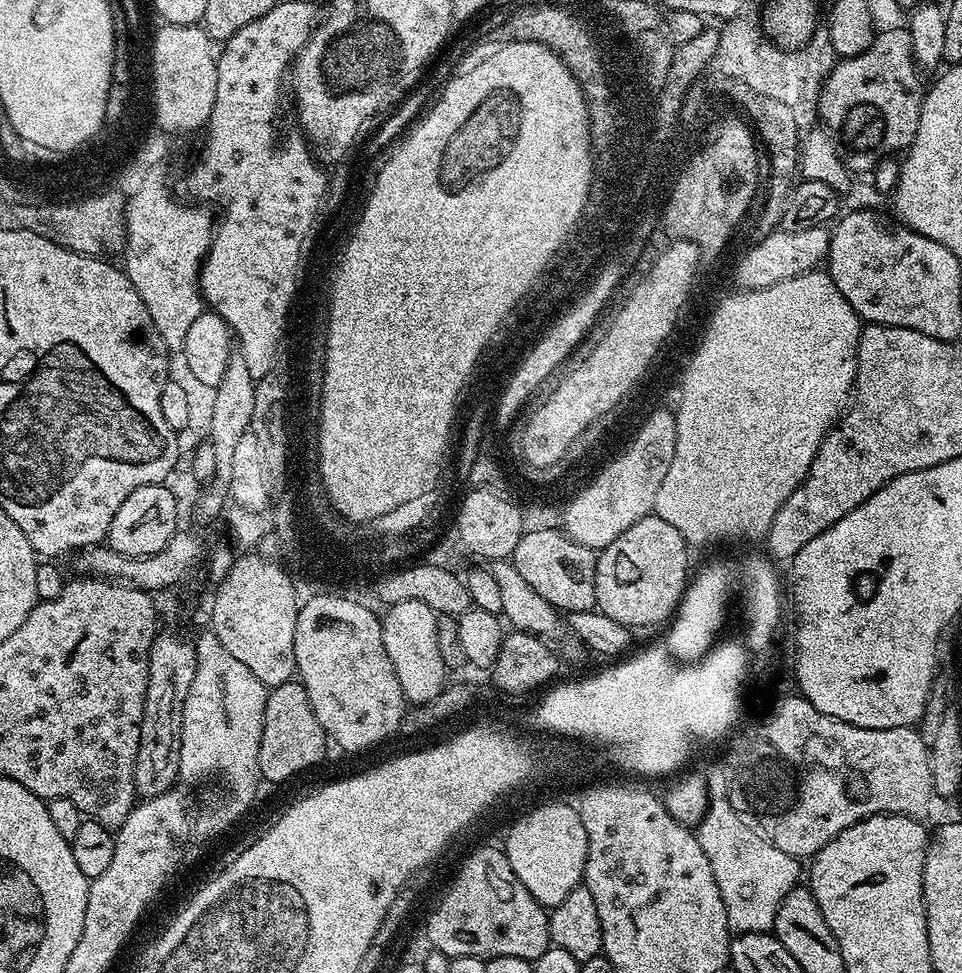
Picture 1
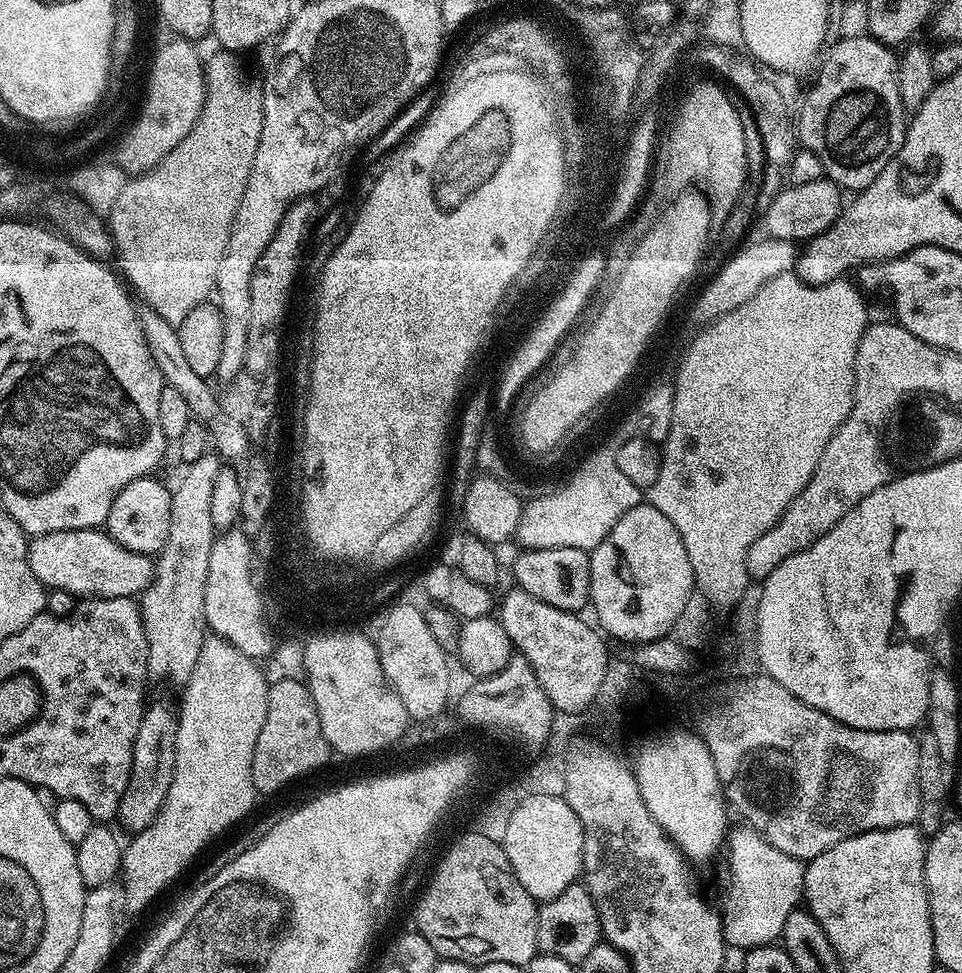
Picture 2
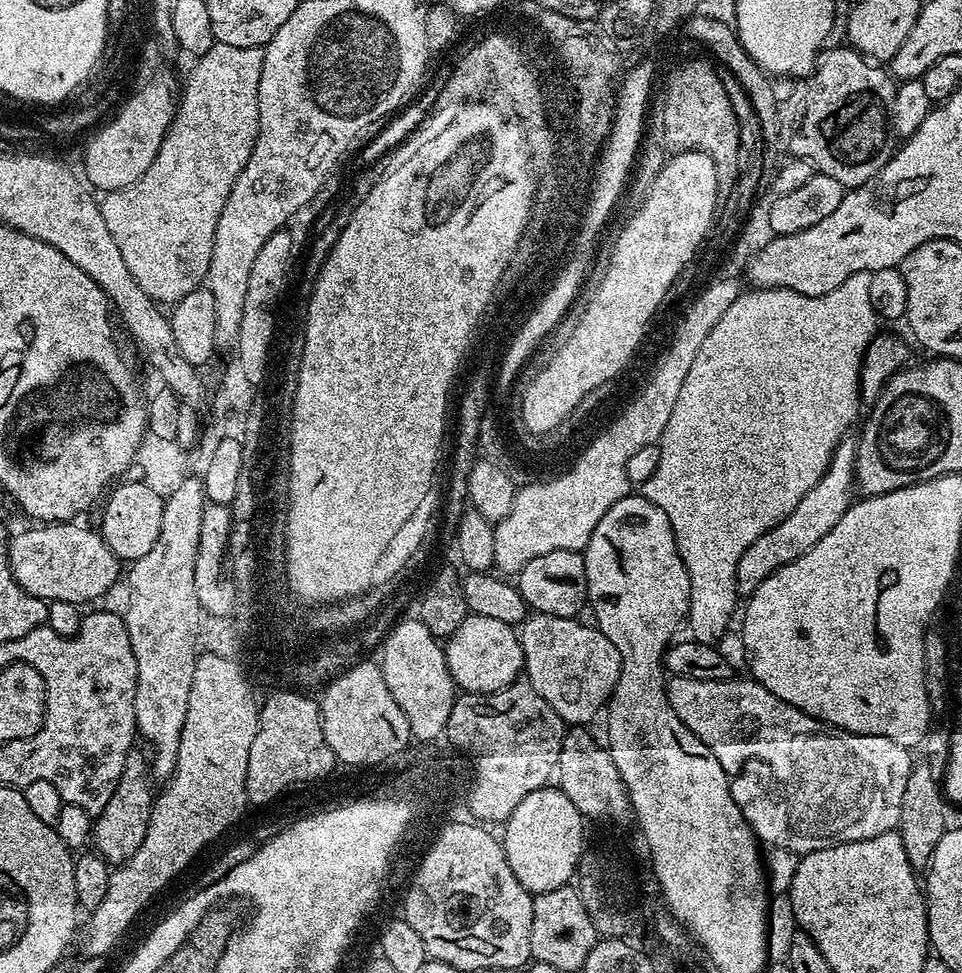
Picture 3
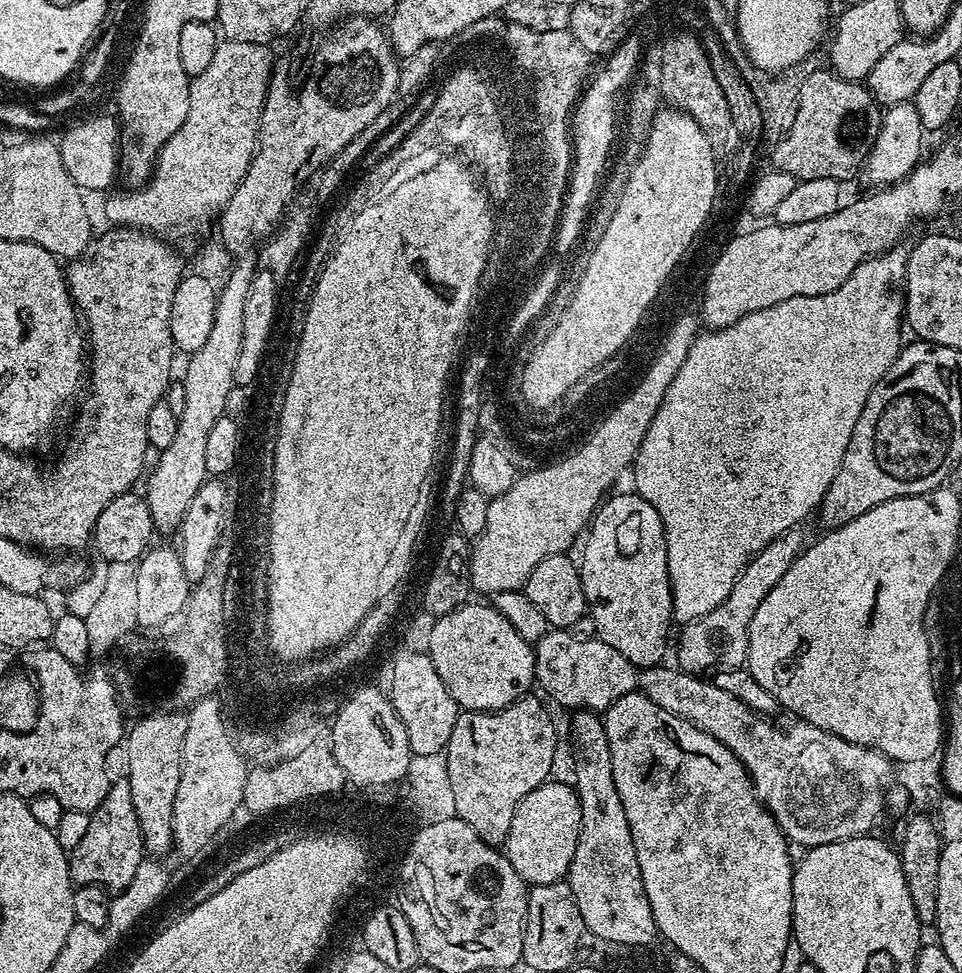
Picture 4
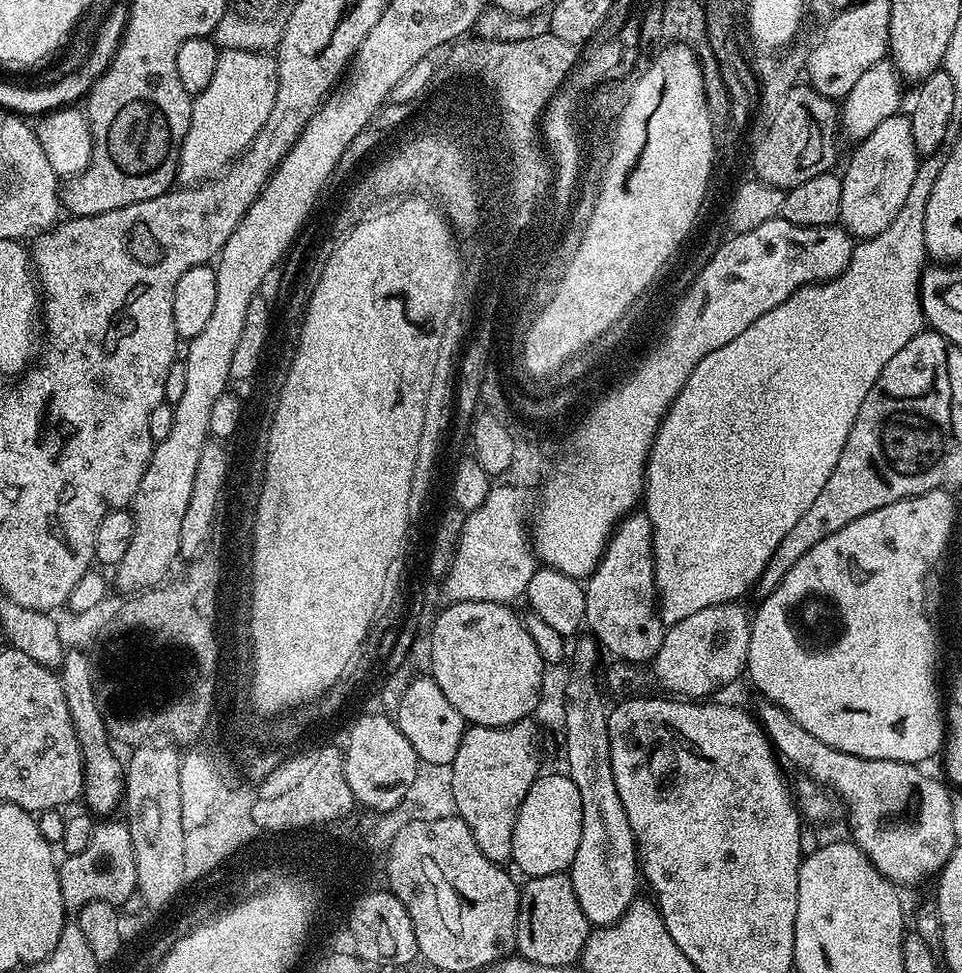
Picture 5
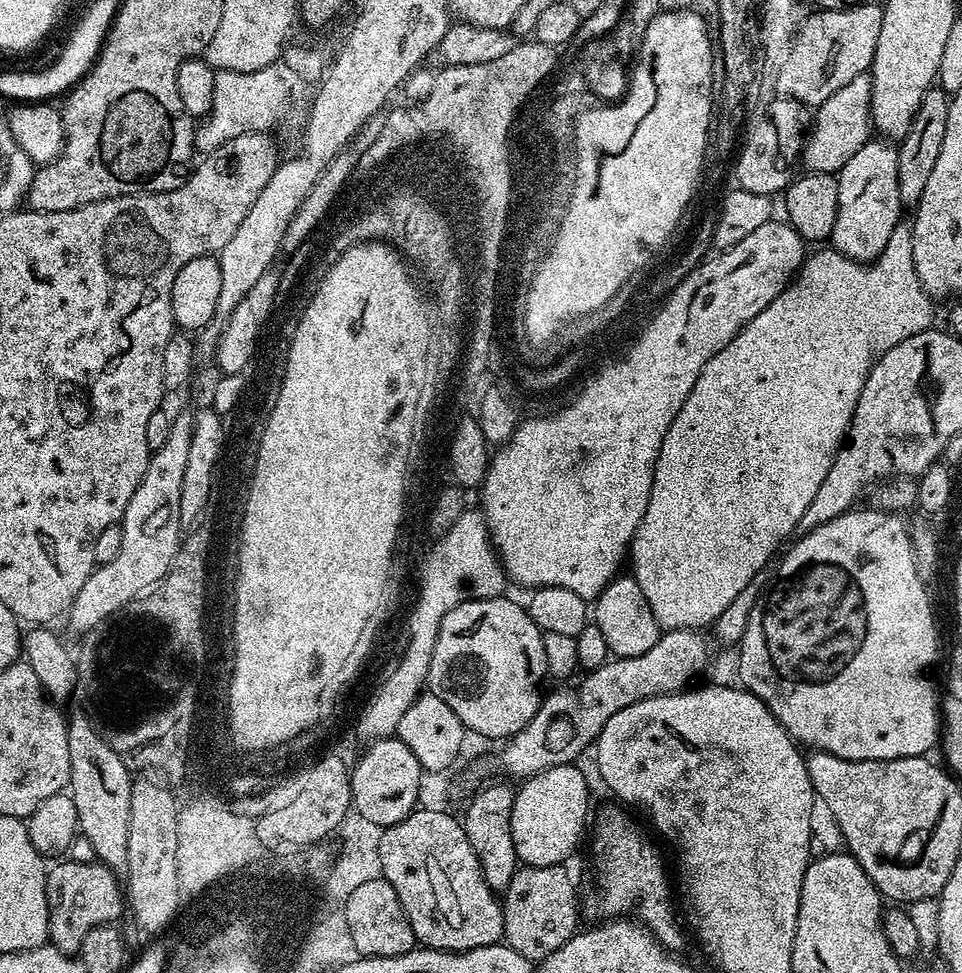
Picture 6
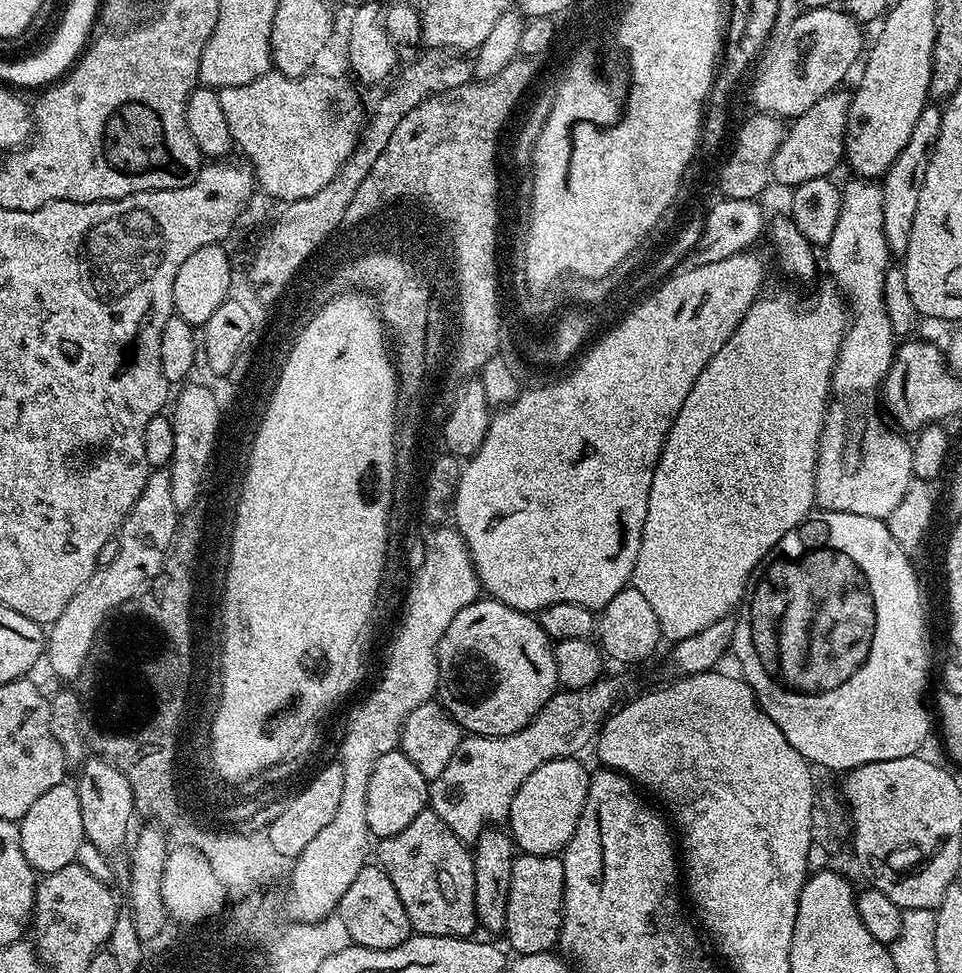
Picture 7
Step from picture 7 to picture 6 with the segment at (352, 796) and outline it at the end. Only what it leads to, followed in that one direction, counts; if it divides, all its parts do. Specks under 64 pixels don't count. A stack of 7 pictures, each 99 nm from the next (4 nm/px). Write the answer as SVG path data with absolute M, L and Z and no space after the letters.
M466 510L462 513L458 522L454 522L454 526L450 526L450 530L446 530L446 534L439 537L431 547L433 554L424 572L424 592L412 619L412 648L405 656L404 663L397 664L396 675L392 676L376 700L369 705L363 724L360 725L363 733L373 736L375 740L395 737L398 722L402 722L402 714L406 714L406 710L410 710L410 706L425 691L430 674L430 658L434 658L432 637L438 638L440 618L446 617L450 610L454 610L454 606L462 602L499 596L505 591L504 565L500 563L488 539L488 525L479 511Z

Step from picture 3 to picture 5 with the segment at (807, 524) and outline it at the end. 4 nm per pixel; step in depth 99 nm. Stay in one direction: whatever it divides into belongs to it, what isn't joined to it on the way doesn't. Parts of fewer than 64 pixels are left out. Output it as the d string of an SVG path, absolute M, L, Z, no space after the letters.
M743 603L706 606L690 618L671 625L664 633L664 641L658 654L650 661L656 680L665 693L680 698L708 698L711 692L727 686L731 680L745 675L750 650L752 621Z

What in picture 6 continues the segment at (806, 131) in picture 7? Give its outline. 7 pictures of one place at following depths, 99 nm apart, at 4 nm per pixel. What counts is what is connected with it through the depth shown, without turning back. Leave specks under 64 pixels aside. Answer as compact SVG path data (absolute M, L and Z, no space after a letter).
M868 74L846 82L846 86L842 86L842 90L838 90L835 94L830 94L826 102L815 105L814 115L810 120L810 131L807 133L802 149L802 164L805 164L805 169L808 172L839 173L840 168L846 166L846 162L850 162L850 158L854 158L854 154L858 154L858 150L862 150L862 146L870 138L871 106L872 78Z

